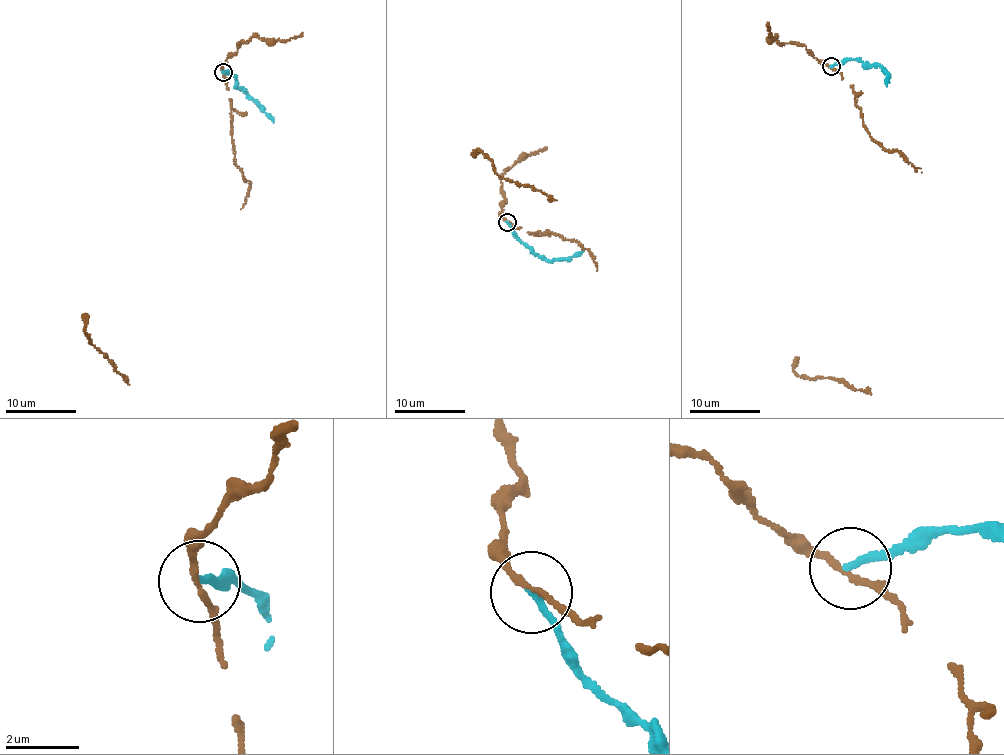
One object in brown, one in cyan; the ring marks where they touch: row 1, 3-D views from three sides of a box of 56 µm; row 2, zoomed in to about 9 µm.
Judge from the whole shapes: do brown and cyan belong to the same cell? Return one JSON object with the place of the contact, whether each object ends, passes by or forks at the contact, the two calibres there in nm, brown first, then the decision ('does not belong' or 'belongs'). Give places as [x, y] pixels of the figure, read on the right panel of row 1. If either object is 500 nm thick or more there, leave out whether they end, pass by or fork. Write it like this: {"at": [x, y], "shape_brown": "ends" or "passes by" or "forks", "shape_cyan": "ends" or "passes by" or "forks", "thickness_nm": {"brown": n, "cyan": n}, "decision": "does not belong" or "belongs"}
{"at": [831, 66], "shape_brown": "passes by", "shape_cyan": "ends", "thickness_nm": {"brown": 160, "cyan": 180}, "decision": "does not belong"}

